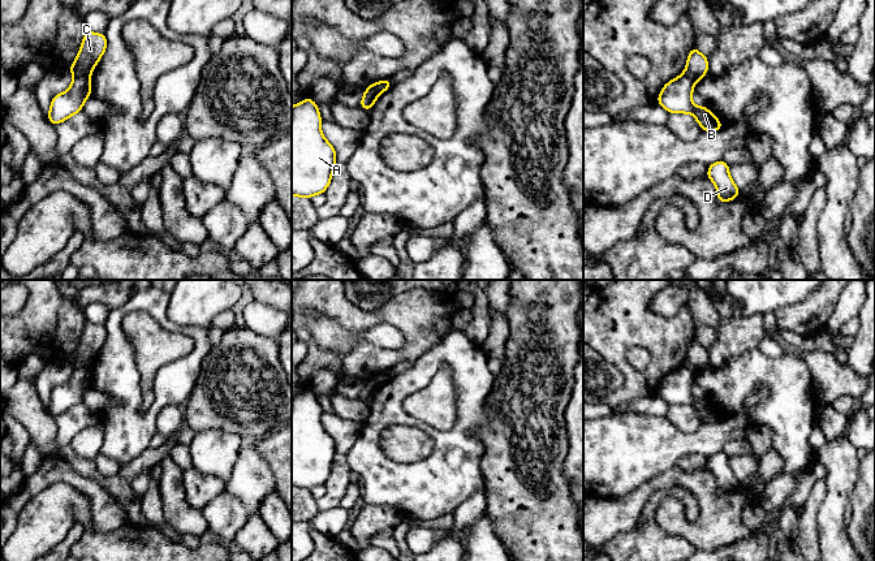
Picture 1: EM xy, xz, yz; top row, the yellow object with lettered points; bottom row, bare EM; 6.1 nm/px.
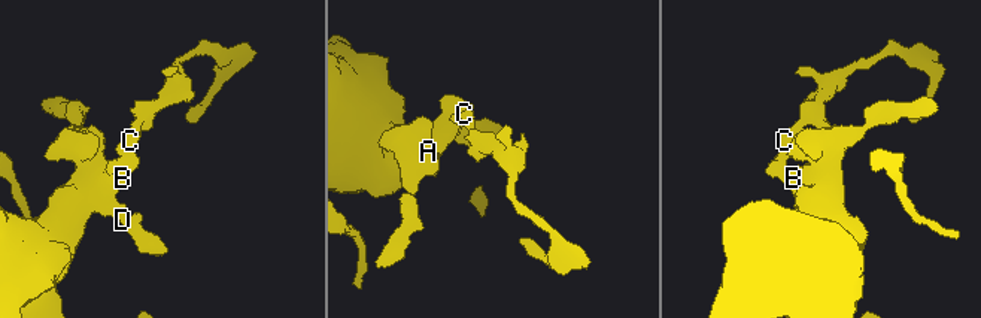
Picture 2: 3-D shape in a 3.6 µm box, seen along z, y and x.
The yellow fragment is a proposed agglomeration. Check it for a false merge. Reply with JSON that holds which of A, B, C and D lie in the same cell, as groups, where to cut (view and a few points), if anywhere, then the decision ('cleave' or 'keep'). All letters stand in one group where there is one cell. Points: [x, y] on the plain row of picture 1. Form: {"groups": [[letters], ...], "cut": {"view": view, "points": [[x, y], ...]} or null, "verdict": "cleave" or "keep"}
{"groups": [["A", "B", "D"], ["C"]], "cut": {"view": "xy", "points": [[89, 363], [74, 369]]}, "verdict": "cleave"}

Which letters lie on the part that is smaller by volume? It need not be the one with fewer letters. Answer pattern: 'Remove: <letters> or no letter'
Remove: C

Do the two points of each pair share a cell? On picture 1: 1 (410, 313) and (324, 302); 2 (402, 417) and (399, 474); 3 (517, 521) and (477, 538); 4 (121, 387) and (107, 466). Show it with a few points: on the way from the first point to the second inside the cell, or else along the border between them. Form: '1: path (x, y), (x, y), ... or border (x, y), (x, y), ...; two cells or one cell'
1: path (389, 313), (378, 316), (350, 316), (345, 313); one cell
2: path (383, 421), (373, 431), (373, 453), (379, 460); one cell
3: border (485, 514), (499, 540), (505, 547); two cells
4: border (100, 452), (121, 465); two cells

